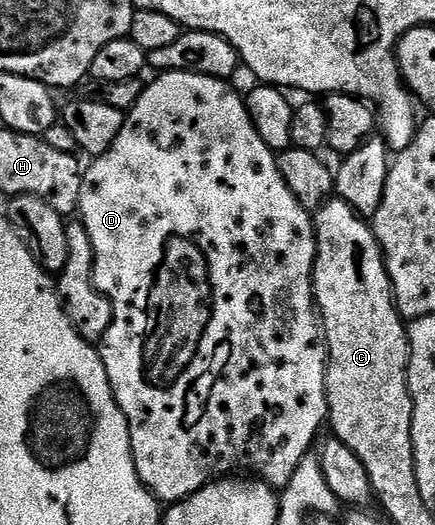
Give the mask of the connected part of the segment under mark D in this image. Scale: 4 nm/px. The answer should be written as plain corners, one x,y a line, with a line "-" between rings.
168,70
159,73
155,78
158,79
151,86
149,83
143,89
140,100
136,100
134,107
126,114
126,122
120,128
120,136
116,136
112,148
108,148
108,152
97,155
91,161
94,163
85,167
82,176
77,213
80,215
81,224
86,230
90,247
94,253
94,288
110,301
110,307
114,310
112,324
108,328
108,332
104,332
101,343
97,347
98,355
102,358
104,372
108,372
108,380
114,393
114,399
118,401
118,406
124,412
124,416
130,425
130,443
132,444
132,456
136,464
136,472
142,483
146,485
147,490
158,499
159,503
182,502
188,496
195,494
200,488
207,486
209,482
233,475
235,472
253,476
255,479
265,482
267,486
271,486
276,492
281,492
290,483
292,476
296,476
296,468
300,464
300,460
304,460
311,453
312,447
319,437
318,429
324,426
328,418
326,409
326,347
320,341
320,319
314,304
314,261
316,260
314,220
311,211
305,210
296,200
296,196
292,196
288,184
284,184
284,180
278,171
278,160
275,151
270,150
268,144
264,144
264,140
260,140
260,132
256,132
256,128
252,124
245,97
241,93
238,95
230,87
231,83
229,81
213,78
207,74
197,74
191,70

